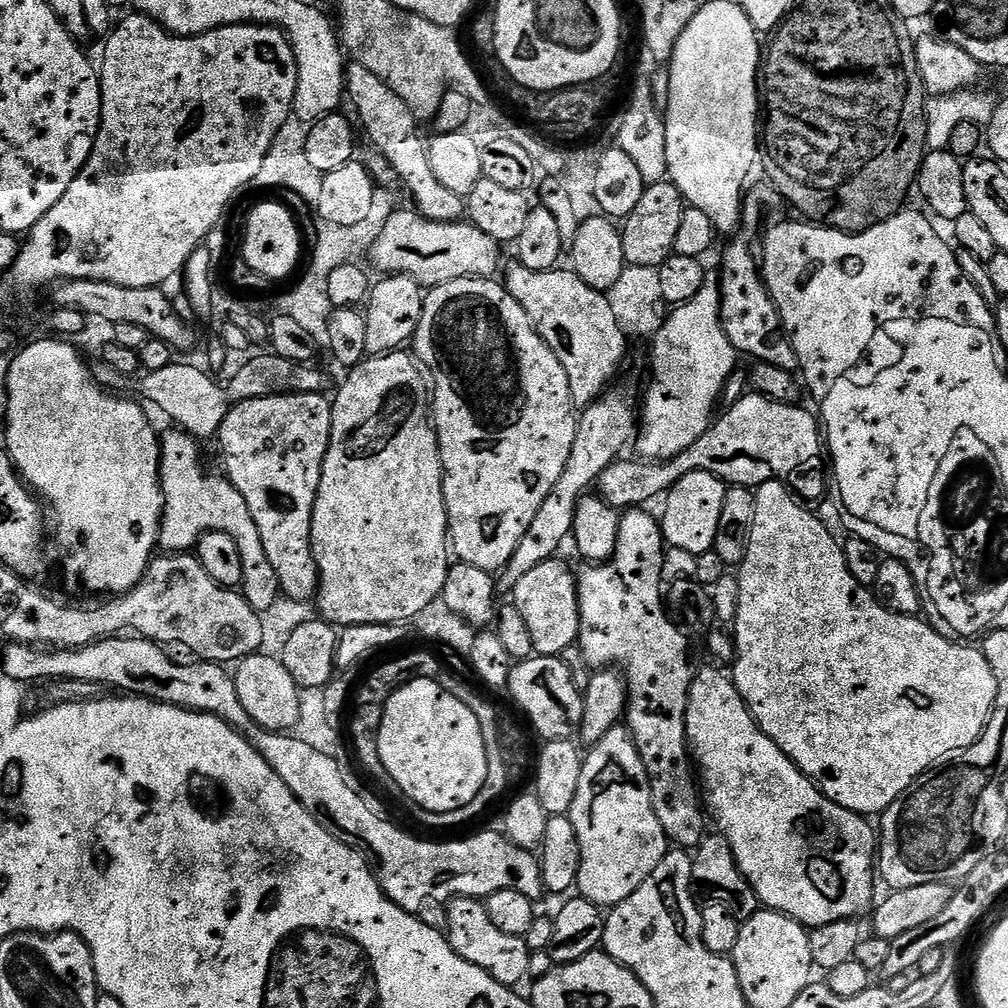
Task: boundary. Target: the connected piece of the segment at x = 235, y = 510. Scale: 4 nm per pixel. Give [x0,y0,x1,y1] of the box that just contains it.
[159,430,282,612]

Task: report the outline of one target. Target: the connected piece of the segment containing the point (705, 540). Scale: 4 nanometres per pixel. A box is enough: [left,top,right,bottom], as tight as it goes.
[662,472,727,556]

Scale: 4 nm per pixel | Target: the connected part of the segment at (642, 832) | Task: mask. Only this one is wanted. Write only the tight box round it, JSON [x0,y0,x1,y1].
[567,727,670,910]

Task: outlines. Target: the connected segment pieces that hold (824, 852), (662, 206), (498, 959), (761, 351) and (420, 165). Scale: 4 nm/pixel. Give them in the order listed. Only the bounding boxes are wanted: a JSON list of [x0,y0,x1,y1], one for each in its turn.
[[686,667,878,930],[622,182,685,269],[446,896,532,986],[718,191,797,370],[346,62,466,224]]

